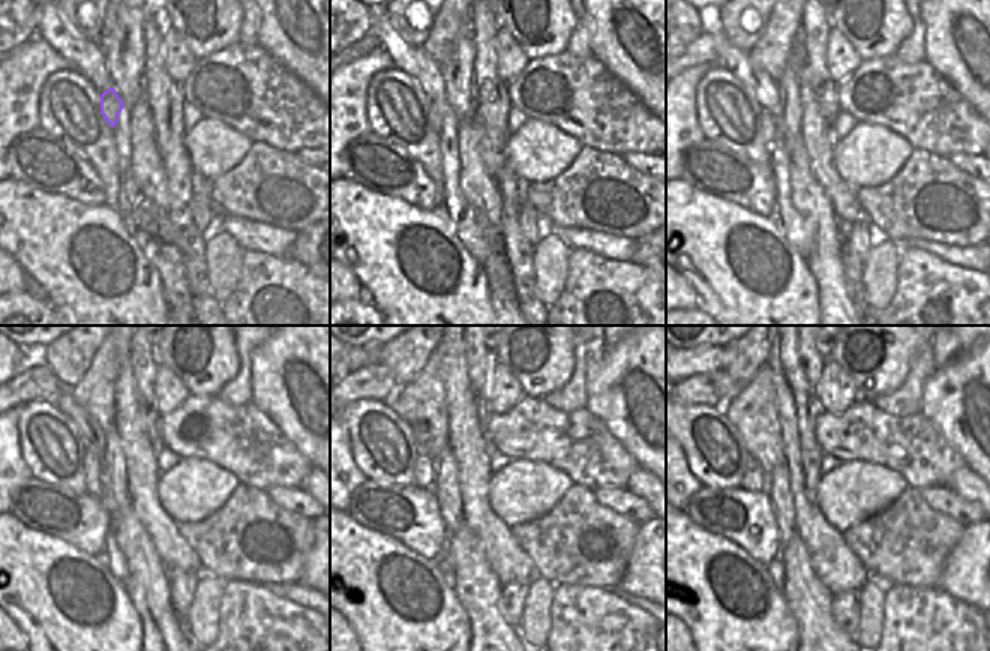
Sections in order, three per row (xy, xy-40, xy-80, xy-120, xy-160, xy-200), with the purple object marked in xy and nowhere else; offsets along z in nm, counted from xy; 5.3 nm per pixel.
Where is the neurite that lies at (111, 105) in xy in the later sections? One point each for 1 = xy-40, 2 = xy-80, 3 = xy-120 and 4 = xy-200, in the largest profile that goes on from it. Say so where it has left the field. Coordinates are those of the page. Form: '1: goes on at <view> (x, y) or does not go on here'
1: goes on at xy-40 (440, 114)
2: goes on at xy-80 (768, 125)
3: goes on at xy-120 (92, 461)
4: goes on at xy-200 (755, 479)

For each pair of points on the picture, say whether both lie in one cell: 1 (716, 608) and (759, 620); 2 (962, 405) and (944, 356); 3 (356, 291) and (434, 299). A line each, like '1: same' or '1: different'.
1: same
2: different
3: different

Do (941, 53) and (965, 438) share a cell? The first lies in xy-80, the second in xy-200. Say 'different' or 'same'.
same

